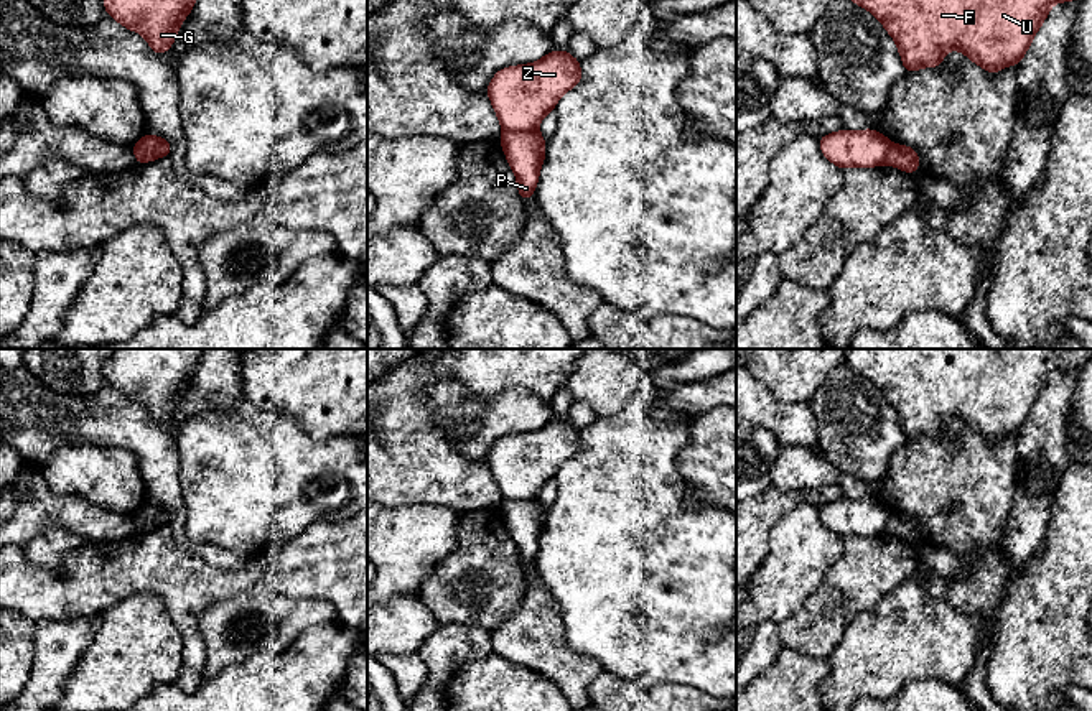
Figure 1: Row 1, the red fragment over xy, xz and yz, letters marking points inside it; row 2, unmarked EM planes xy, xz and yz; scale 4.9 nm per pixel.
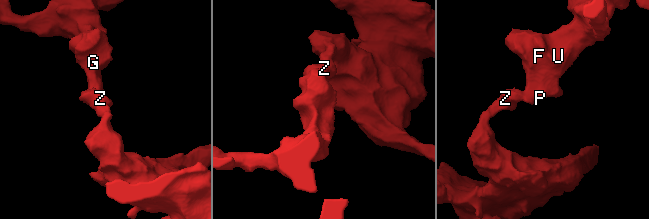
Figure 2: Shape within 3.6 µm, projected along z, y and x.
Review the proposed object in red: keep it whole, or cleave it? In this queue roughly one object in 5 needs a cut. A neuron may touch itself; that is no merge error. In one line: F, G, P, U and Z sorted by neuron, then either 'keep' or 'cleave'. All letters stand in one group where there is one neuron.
F G P U / Z | cleave

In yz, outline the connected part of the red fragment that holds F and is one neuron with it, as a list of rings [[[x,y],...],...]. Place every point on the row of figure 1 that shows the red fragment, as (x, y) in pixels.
[[[852,0],[871,12],[894,38],[906,74],[921,67],[940,67],[944,53],[962,51],[987,72],[1018,66],[1049,8],[1071,0]]]

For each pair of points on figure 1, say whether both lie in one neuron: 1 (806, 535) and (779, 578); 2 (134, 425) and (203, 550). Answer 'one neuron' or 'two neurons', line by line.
1: one neuron
2: one neuron

